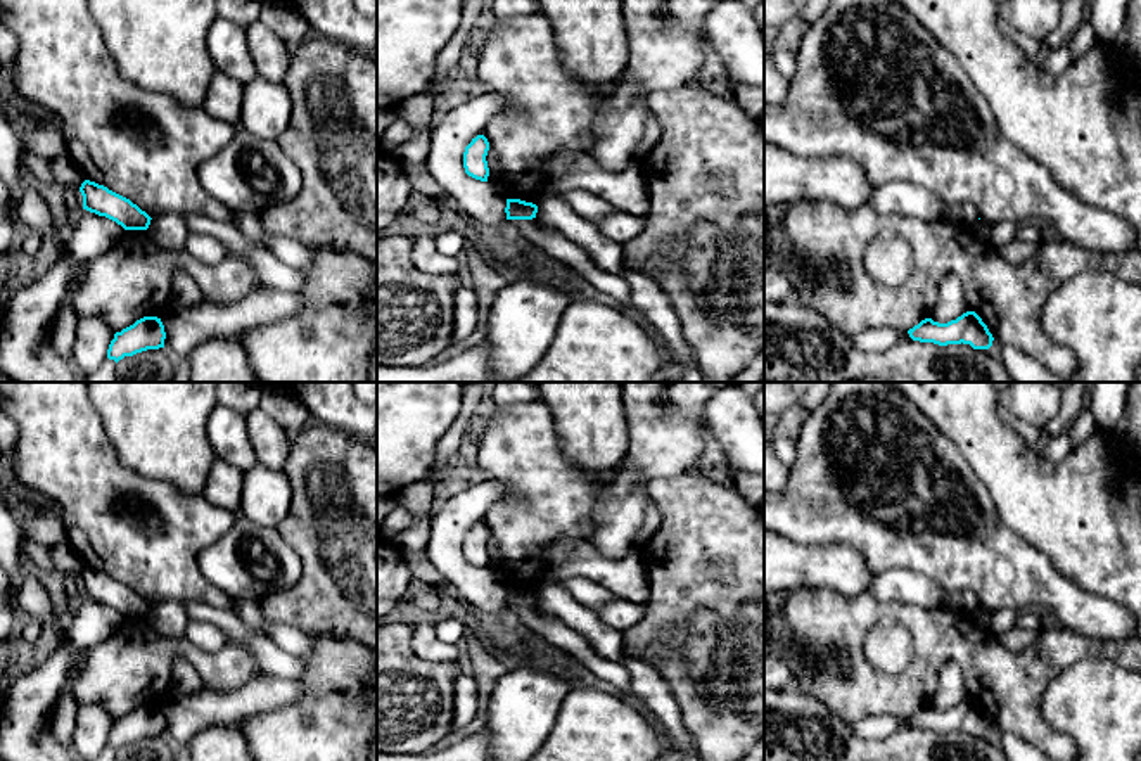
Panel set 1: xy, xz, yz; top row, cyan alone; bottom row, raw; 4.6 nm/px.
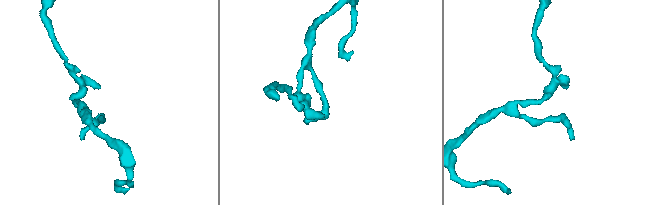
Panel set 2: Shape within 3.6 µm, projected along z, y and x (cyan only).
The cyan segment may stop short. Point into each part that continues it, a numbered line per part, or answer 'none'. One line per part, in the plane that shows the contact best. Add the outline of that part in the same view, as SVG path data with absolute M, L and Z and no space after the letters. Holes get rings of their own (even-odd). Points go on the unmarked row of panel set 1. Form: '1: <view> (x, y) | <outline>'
none

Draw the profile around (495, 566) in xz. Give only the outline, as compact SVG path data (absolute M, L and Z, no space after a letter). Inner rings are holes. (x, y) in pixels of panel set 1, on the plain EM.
M489 529L489 538L488 538L486 548L488 548L488 555L489 555L488 569L501 583L503 581L503 562L496 553L496 541L494 541L491 529Z

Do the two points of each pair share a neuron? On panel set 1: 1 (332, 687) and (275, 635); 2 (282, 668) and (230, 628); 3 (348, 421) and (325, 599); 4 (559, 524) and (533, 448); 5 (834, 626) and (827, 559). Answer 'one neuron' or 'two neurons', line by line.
1: two neurons
2: one neuron
3: two neurons
4: one neuron
5: two neurons

